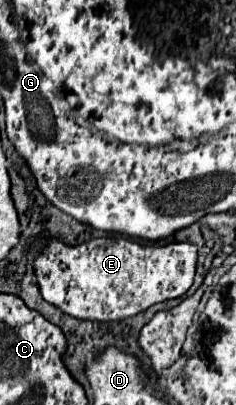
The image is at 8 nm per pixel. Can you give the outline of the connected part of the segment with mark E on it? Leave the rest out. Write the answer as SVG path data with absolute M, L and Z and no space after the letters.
M109 235L69 247L53 239L37 257L35 275L43 299L63 313L89 321L119 321L155 303L181 297L193 283L195 263L197 247L187 241L155 247Z

